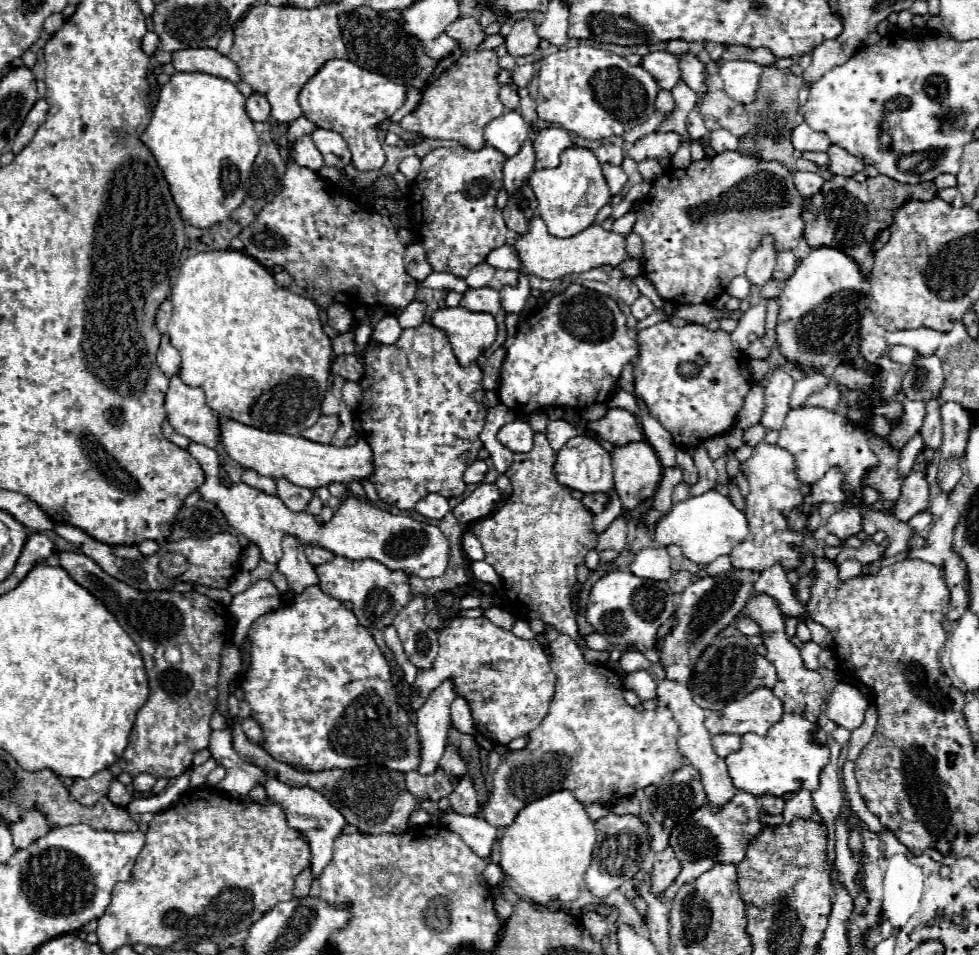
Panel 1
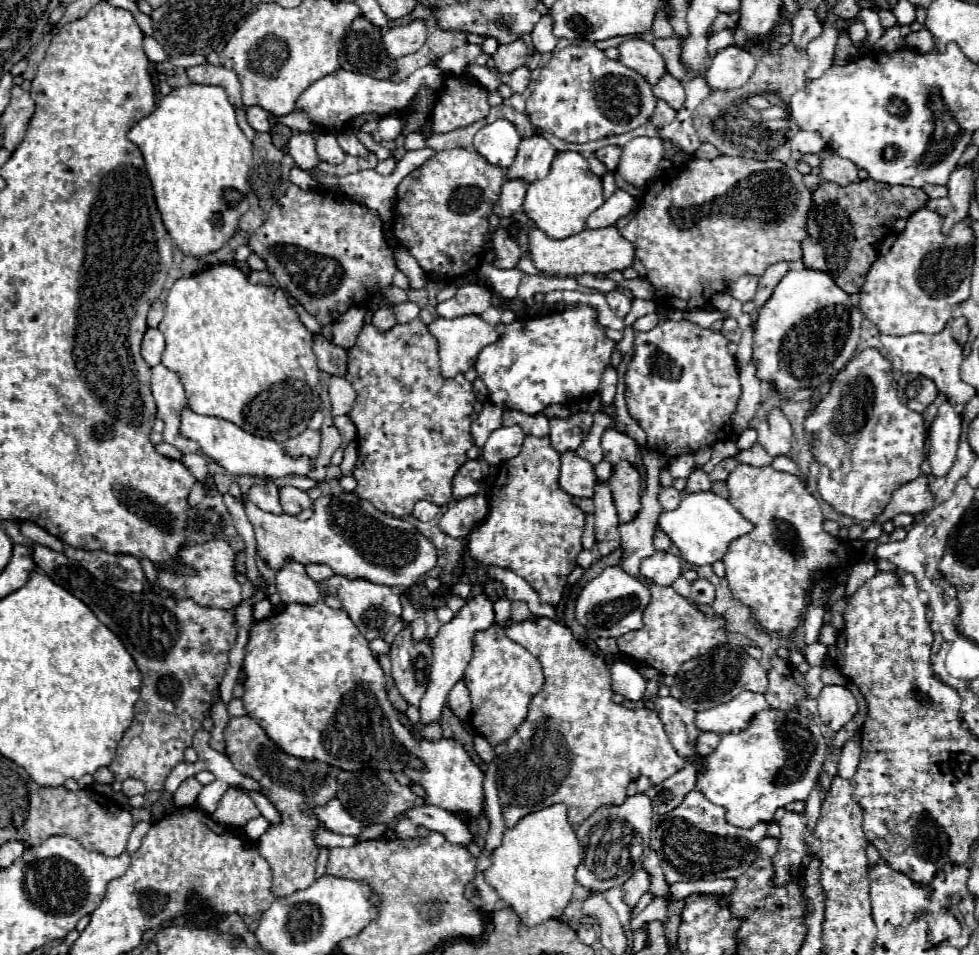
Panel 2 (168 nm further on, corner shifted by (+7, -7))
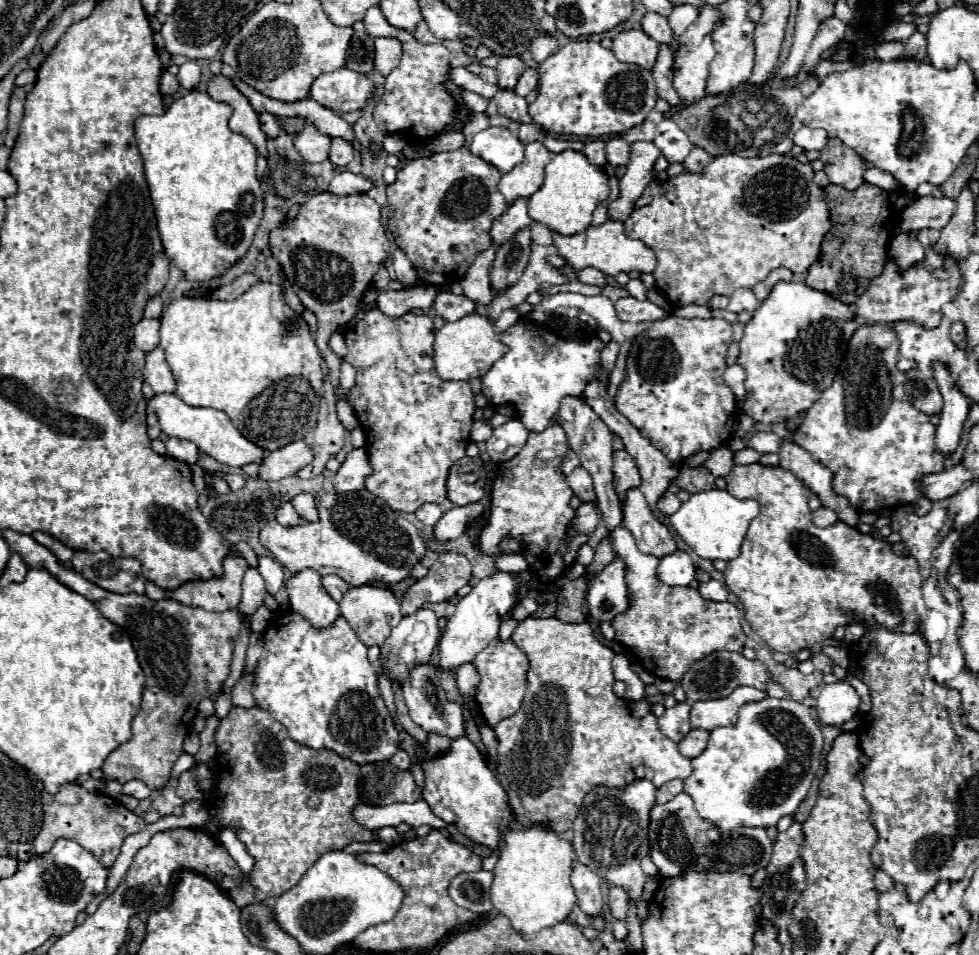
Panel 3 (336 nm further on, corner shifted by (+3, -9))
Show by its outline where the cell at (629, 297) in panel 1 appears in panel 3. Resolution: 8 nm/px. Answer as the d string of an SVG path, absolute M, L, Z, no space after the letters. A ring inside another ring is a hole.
M633 296L617 300L615 310L623 322L655 322L665 318L665 310L649 300L637 300Z

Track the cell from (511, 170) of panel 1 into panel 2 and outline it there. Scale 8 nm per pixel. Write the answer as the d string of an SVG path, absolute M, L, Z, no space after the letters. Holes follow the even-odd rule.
M505 178L503 186L501 186L501 196L493 206L493 212L499 218L503 218L503 216L509 216L509 214L515 214L517 210L521 210L525 190L527 190L525 180L509 180L509 178Z

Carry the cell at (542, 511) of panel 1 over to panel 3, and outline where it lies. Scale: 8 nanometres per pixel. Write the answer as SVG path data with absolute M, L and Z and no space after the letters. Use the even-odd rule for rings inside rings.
M553 422L543 432L531 432L523 450L501 464L501 474L493 484L489 522L479 536L479 546L485 554L501 556L501 538L513 536L525 542L523 556L539 574L557 576L565 570L563 554L571 542L571 538L567 538L567 528L575 516L575 510L569 506L573 490L559 472L559 464L567 452L565 430Z

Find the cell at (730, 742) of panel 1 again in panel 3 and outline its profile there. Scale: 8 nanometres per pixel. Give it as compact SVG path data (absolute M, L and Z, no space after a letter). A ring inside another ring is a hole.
M689 730L681 740L679 740L679 752L687 758L693 758L693 756L699 756L703 750L705 750L705 744L709 740L709 732L707 730Z

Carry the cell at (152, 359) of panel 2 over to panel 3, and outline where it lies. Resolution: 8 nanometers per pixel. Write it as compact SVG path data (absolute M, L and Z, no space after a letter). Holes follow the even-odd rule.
M143 318L137 326L135 326L135 336L133 342L137 344L137 348L141 348L143 352L153 350L159 344L159 320L153 318Z

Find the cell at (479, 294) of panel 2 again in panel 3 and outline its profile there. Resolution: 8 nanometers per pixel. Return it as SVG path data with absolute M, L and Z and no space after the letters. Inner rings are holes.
M439 292L433 308L443 320L459 320L471 314L475 310L475 304L465 296L457 296L451 292Z

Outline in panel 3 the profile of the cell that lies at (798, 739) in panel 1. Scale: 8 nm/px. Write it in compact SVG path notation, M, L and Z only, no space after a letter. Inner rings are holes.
M767 696L759 702L743 704L737 716L735 726L711 730L707 748L691 760L693 772L683 780L683 792L691 796L699 816L721 832L731 832L739 826L769 828L775 826L779 818L791 816L811 788L811 780L819 770L819 756L823 750L819 722L811 716L811 710L797 700Z

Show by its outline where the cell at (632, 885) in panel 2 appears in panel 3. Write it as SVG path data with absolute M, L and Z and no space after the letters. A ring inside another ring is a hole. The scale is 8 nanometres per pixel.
M611 888L609 890L609 900L607 900L607 904L609 904L609 910L611 910L611 916L615 918L615 920L623 920L625 918L625 914L627 914L627 900L629 900L629 896L627 896L627 892L625 890L621 890L621 888Z

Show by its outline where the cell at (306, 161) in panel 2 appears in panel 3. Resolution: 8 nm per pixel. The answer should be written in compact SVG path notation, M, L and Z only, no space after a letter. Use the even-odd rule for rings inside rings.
M307 122L305 128L299 134L295 134L295 148L307 162L323 162L329 156L331 138L321 134L315 128L315 124Z

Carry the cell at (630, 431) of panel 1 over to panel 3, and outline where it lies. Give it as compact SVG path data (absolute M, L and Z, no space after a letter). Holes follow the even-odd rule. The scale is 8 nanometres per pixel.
M619 450L613 454L613 478L615 478L613 486L621 502L625 502L627 490L637 488L641 484L641 476L635 466L635 460L625 450Z

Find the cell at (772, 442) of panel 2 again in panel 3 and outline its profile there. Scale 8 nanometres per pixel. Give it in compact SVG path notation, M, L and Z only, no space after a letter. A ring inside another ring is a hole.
M785 442L779 450L779 464L791 470L815 496L819 496L821 506L831 508L841 522L849 526L859 524L859 514L849 504L849 500L833 492L833 486L831 486L833 474L823 464L815 462L807 450L797 446L795 442Z

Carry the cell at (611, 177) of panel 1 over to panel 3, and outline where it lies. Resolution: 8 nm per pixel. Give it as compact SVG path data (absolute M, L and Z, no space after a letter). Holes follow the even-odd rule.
M591 140L591 142L587 142L585 148L583 148L583 154L595 166L605 166L607 164L607 160L605 160L605 142L603 140Z

